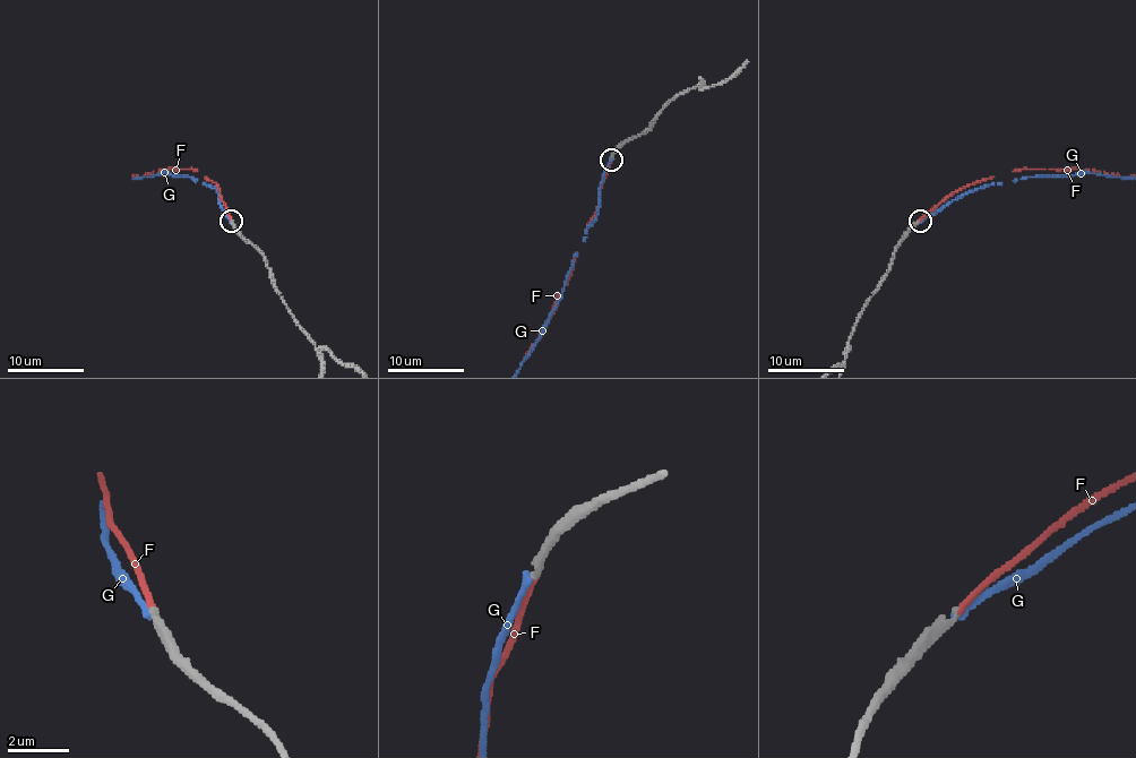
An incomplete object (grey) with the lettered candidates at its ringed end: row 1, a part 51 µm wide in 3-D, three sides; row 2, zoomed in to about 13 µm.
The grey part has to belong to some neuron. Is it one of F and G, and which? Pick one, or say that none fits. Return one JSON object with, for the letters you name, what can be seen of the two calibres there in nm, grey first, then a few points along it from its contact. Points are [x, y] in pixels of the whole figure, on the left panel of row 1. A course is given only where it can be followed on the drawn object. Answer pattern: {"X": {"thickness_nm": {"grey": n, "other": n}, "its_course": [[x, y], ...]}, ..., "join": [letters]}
{"F": {"thickness_nm": {"grey": 300, "other": 200}}, "join": ["F"]}

